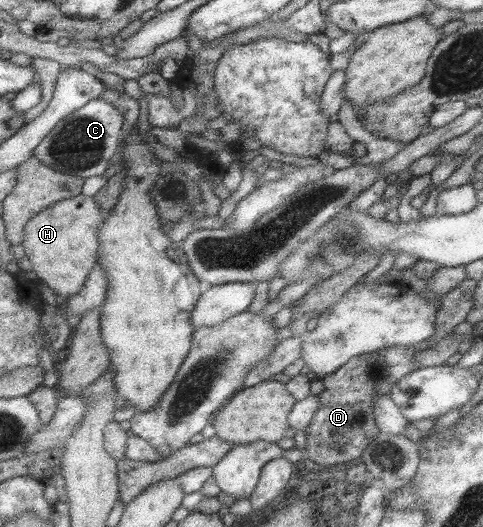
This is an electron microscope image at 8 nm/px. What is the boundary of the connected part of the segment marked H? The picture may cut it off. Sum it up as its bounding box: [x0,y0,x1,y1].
[21,193,109,297]

